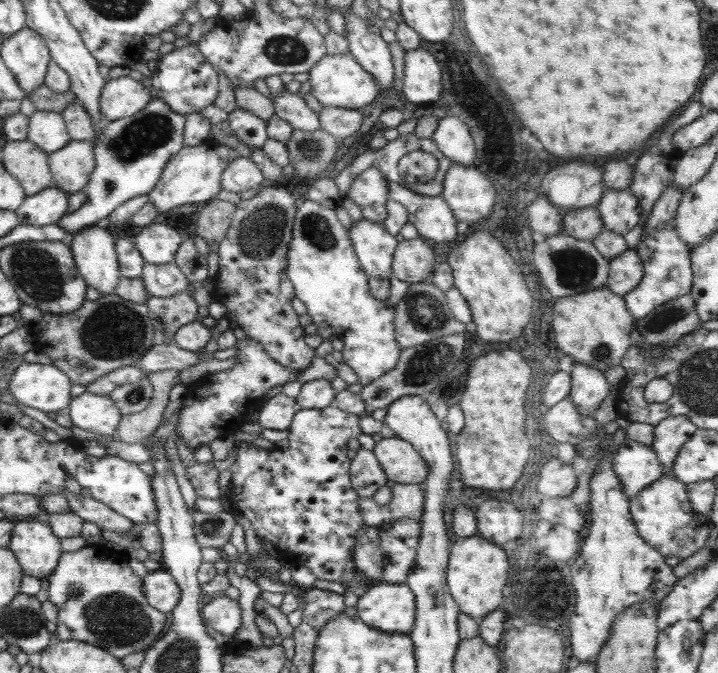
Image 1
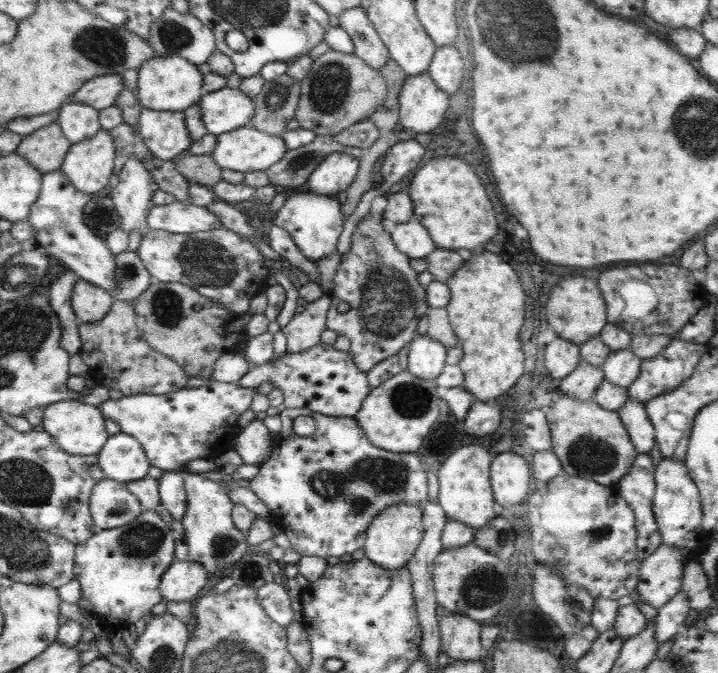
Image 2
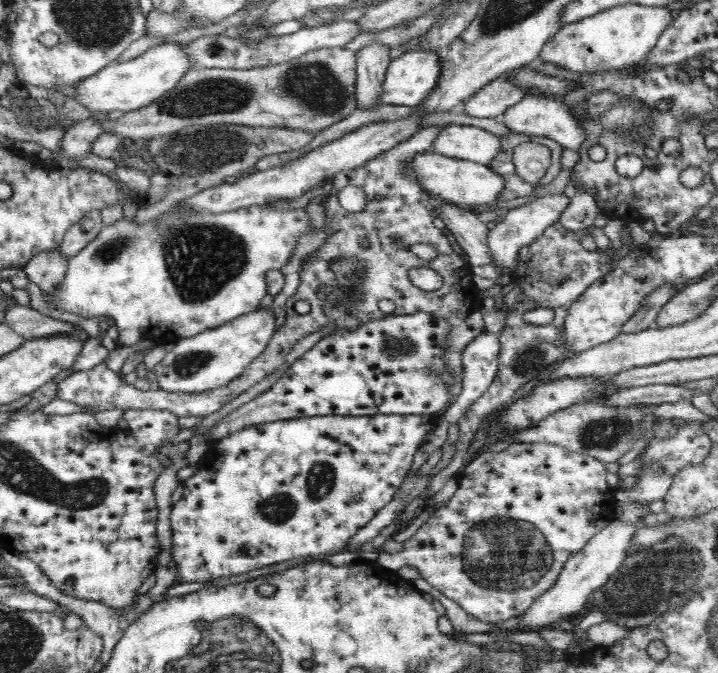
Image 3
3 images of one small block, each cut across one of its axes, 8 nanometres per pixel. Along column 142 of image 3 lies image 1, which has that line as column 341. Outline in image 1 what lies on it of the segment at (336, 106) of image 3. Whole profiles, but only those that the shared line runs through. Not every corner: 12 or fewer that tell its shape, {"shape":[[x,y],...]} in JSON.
{"shape":[[323,106],[320,129],[339,141],[358,132],[358,109]]}

